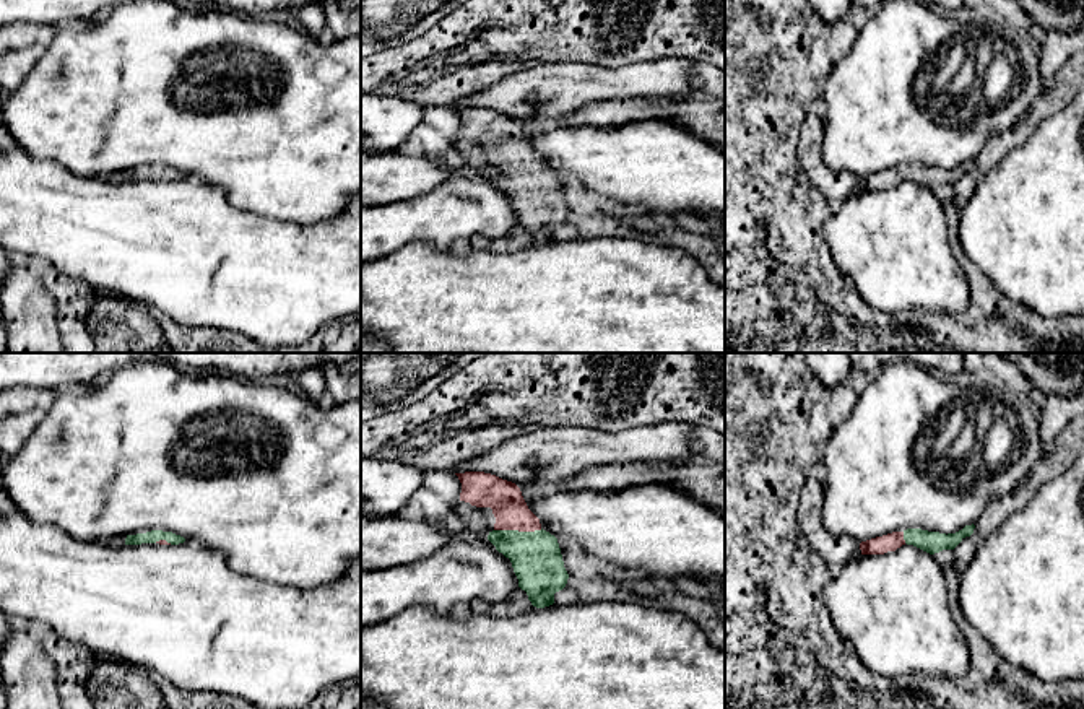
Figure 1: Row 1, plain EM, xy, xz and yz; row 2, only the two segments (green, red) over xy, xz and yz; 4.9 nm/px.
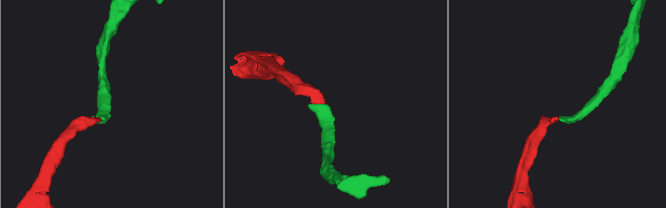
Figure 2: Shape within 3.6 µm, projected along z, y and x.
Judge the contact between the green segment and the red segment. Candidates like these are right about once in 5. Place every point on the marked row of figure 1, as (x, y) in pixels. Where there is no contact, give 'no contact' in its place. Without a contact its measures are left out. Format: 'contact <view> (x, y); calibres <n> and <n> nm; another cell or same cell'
contact xz (517, 530); calibres 240 and 170 nm; same cell

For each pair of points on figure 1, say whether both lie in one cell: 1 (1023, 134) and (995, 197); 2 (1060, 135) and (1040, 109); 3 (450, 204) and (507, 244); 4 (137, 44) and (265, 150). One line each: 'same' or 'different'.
1: different
2: different
3: different
4: same

